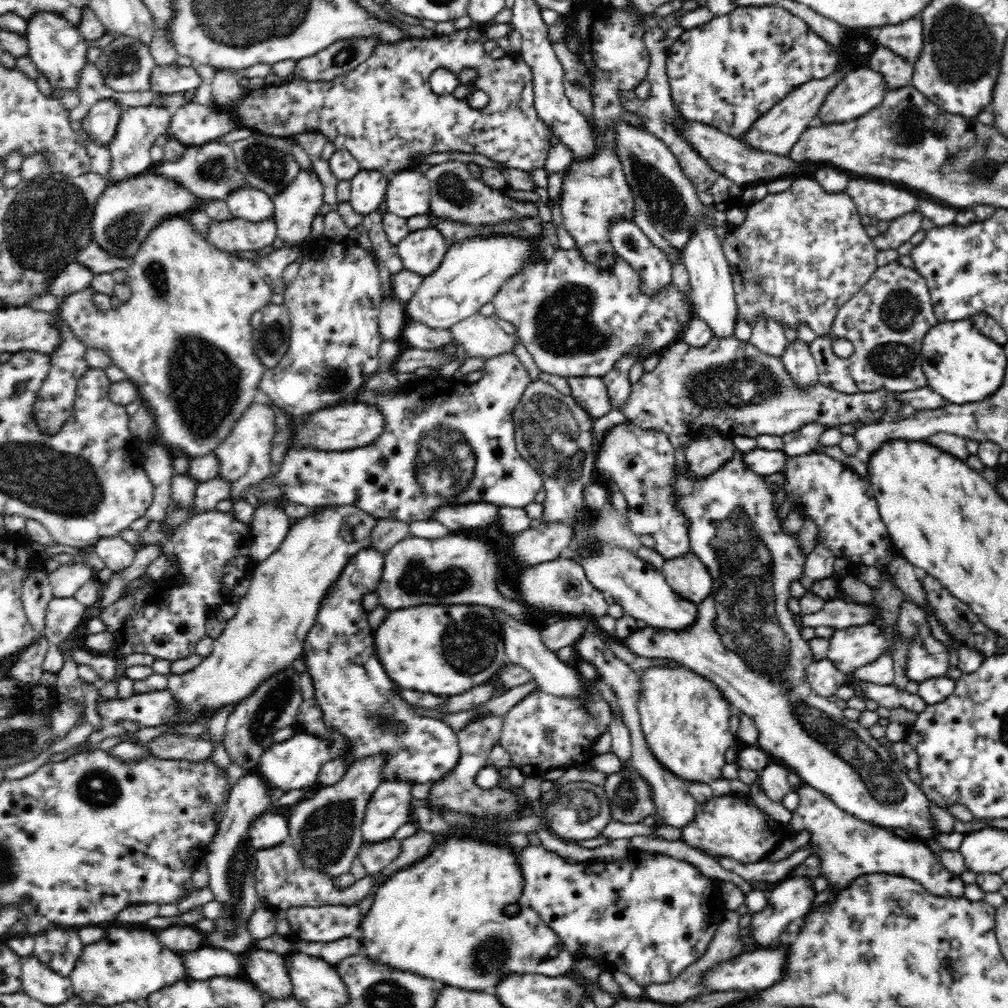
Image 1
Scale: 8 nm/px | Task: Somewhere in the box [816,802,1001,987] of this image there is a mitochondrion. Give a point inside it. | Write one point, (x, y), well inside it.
(950, 972)

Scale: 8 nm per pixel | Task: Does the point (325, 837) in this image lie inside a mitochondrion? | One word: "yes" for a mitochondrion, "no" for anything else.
yes

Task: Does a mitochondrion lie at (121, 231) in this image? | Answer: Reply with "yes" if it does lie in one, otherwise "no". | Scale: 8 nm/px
yes

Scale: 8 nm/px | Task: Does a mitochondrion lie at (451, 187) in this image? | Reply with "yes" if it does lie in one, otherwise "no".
yes

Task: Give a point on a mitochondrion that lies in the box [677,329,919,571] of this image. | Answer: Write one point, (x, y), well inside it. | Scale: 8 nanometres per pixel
(742, 381)

